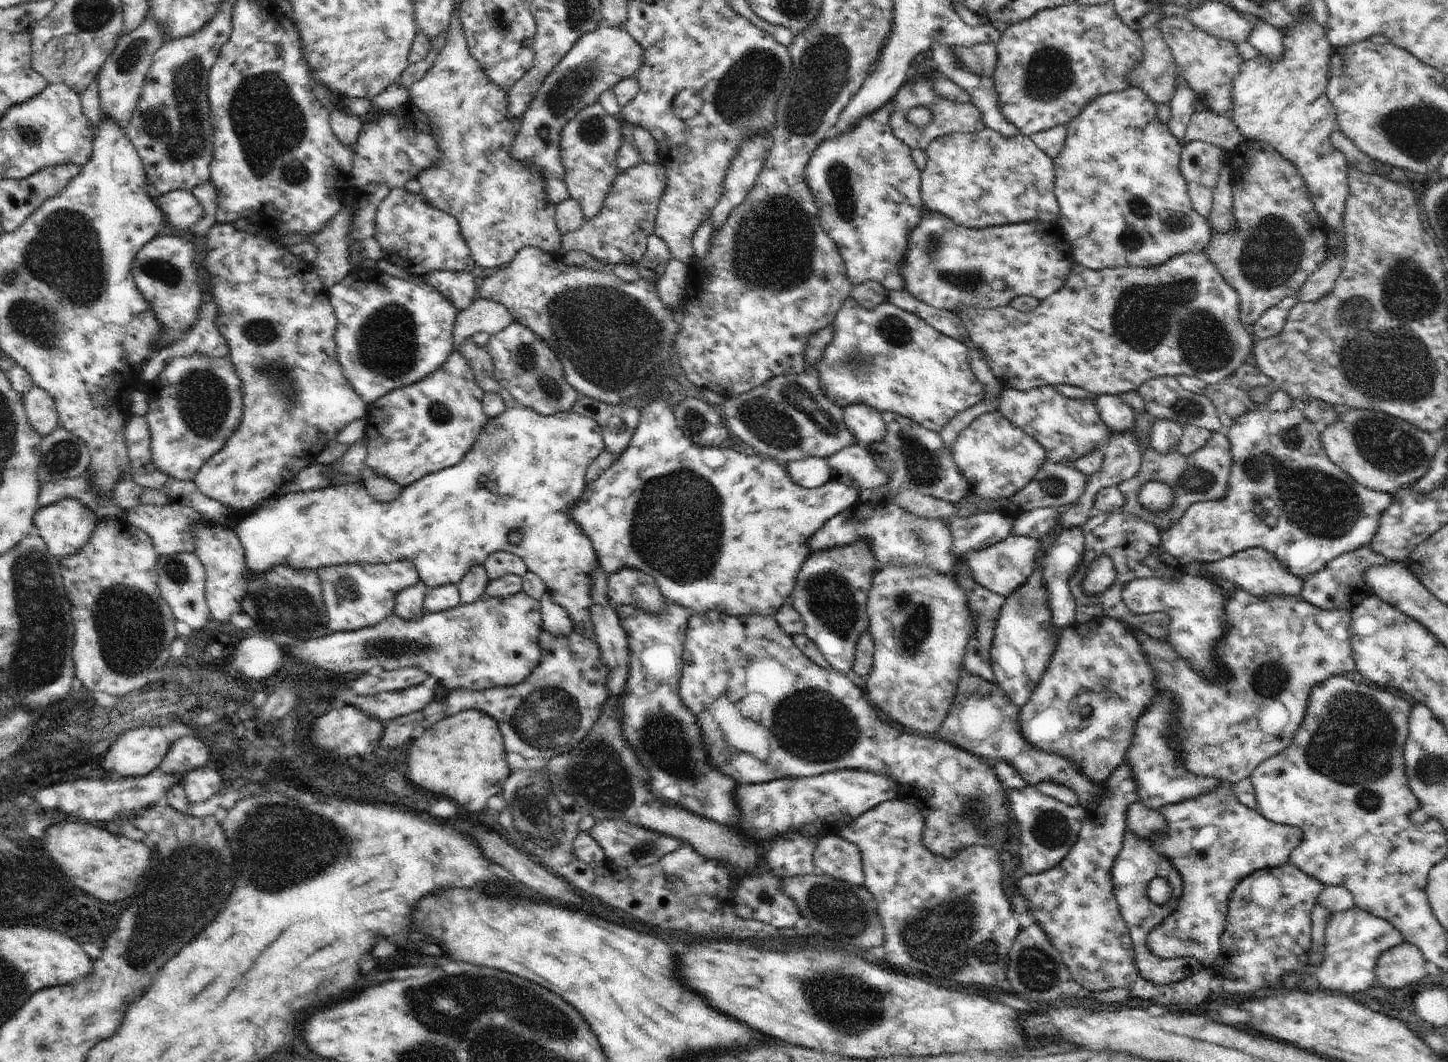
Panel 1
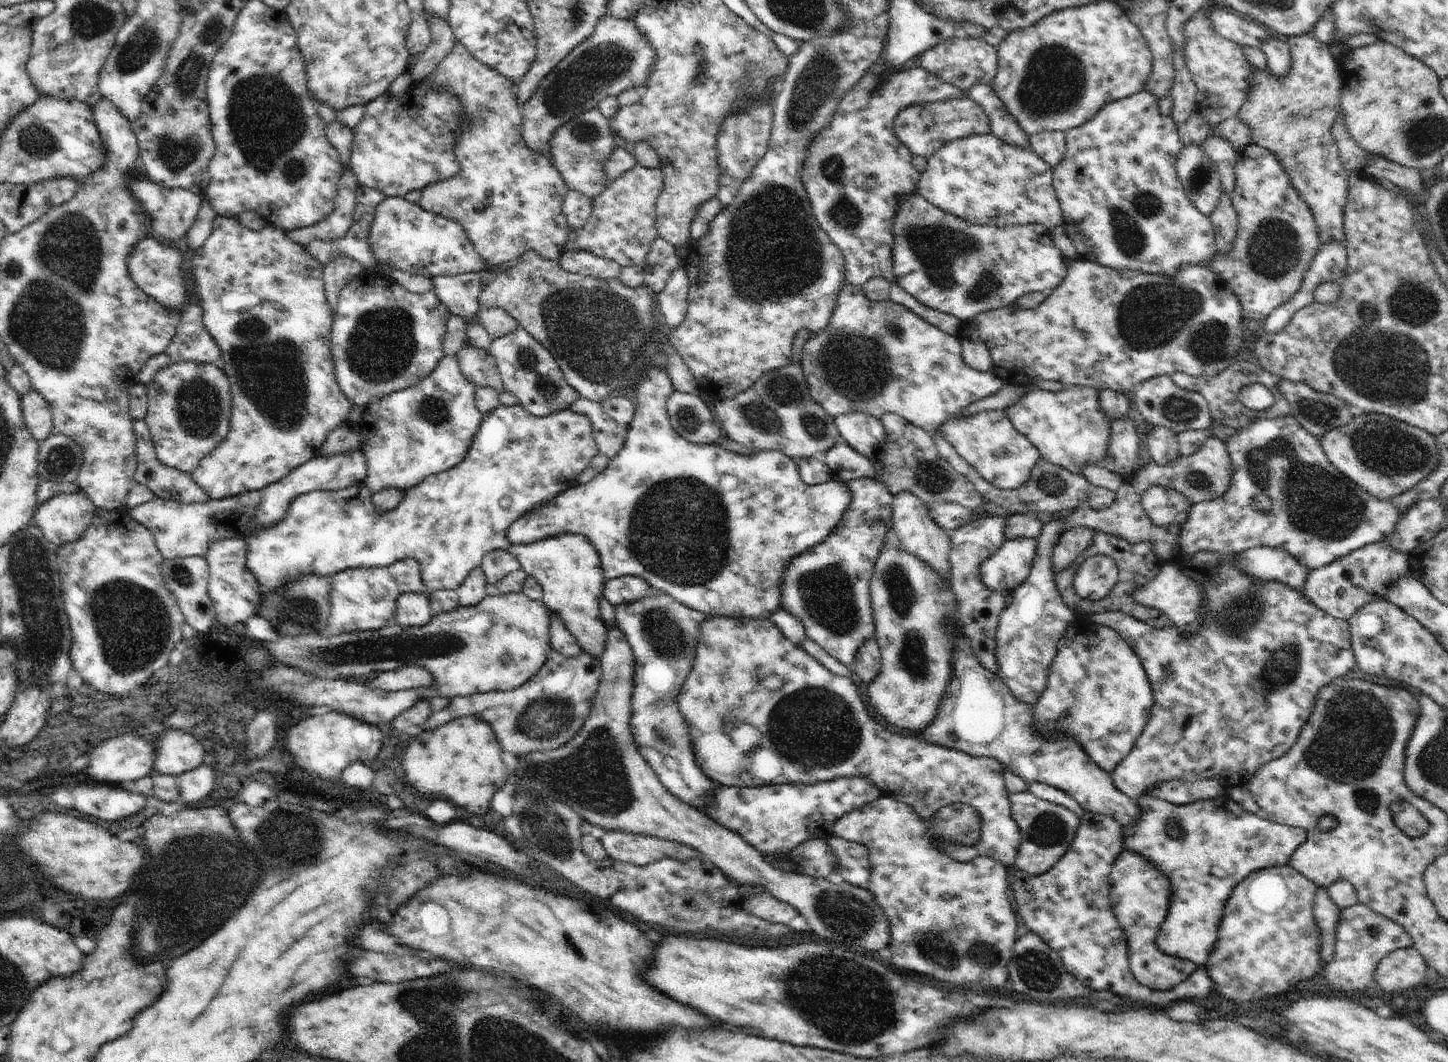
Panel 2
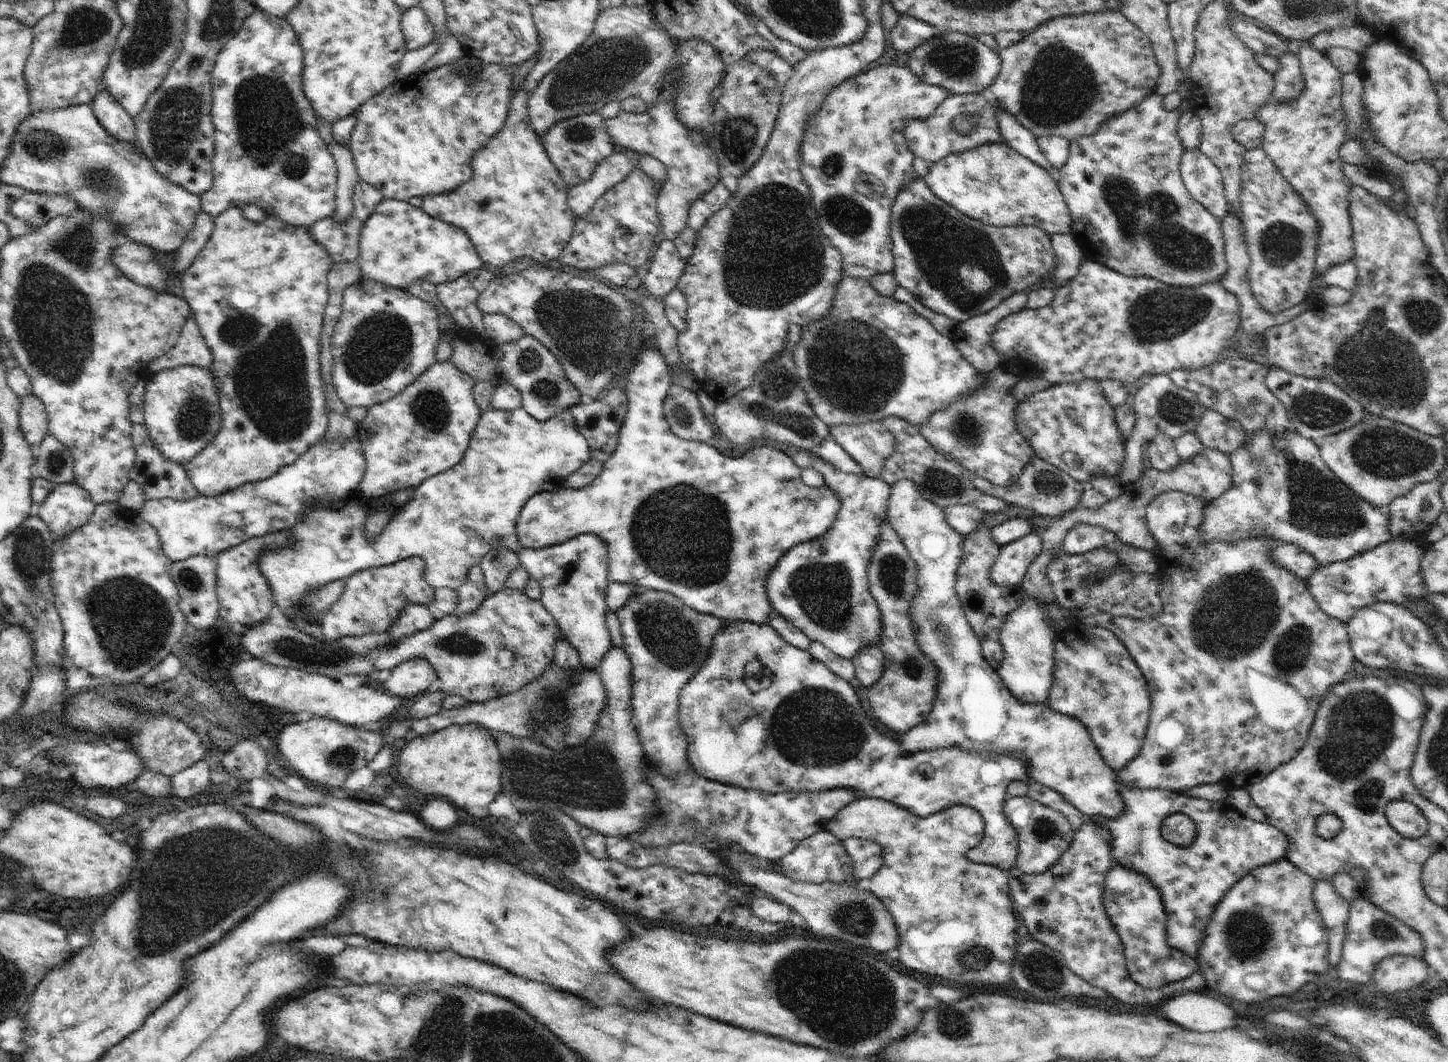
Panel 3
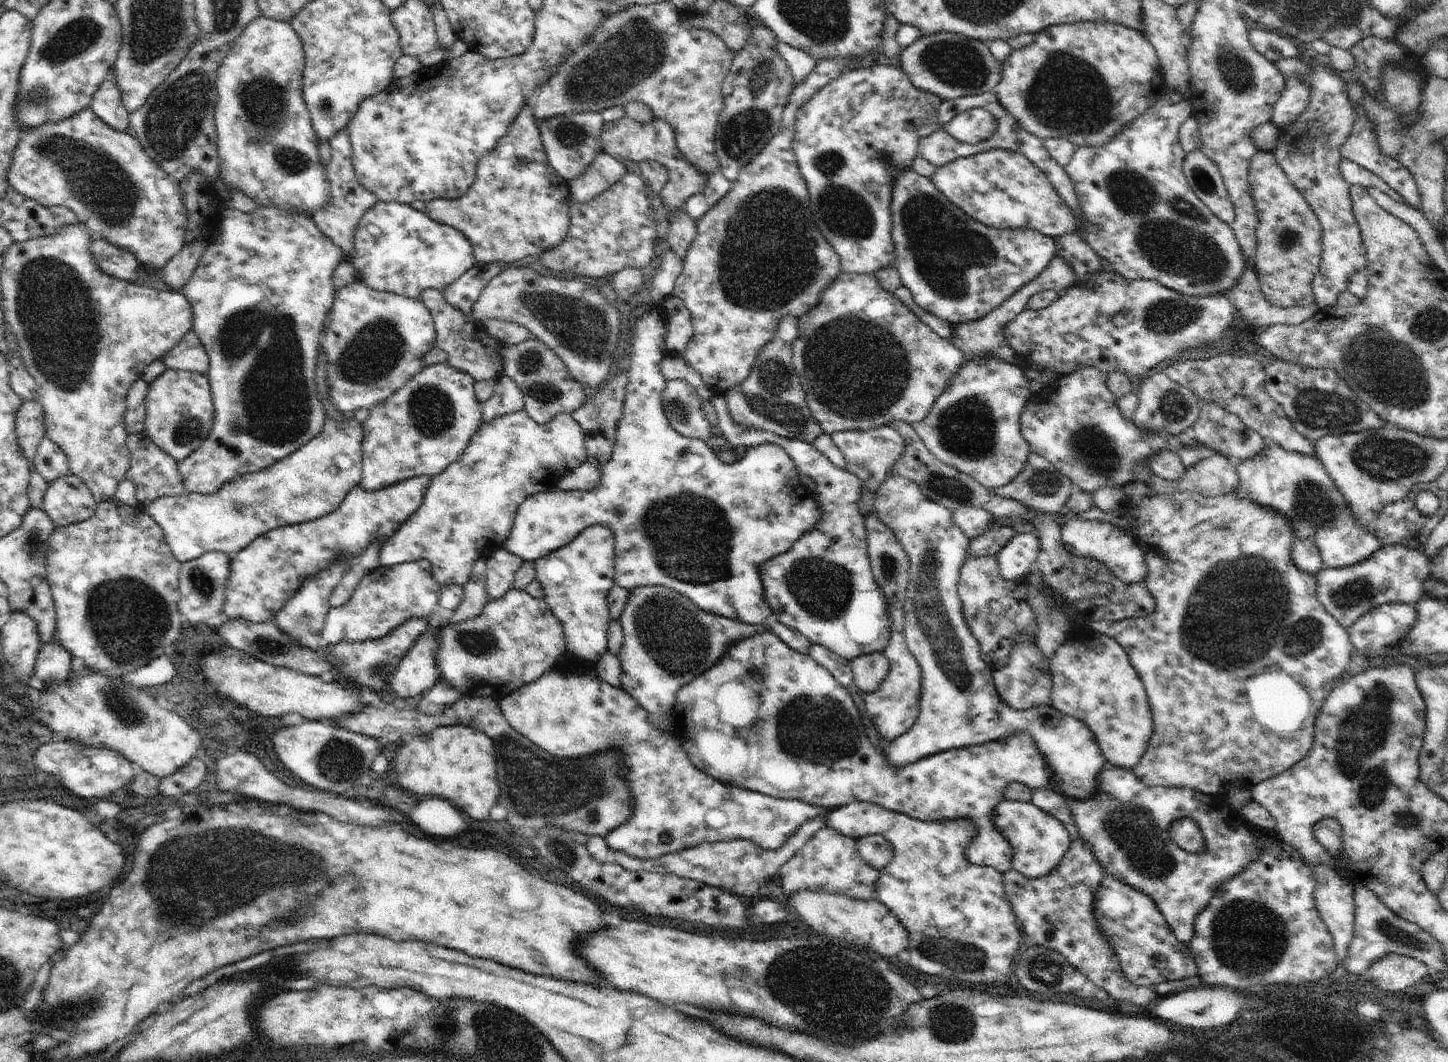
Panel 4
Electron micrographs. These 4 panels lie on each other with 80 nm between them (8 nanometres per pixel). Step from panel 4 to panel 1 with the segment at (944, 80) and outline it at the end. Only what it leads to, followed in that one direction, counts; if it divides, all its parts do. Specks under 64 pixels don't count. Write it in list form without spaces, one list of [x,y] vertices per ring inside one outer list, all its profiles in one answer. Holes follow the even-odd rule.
[[[980,43],[971,47],[958,45],[953,52],[962,69],[981,77],[993,78],[998,58],[994,43]]]

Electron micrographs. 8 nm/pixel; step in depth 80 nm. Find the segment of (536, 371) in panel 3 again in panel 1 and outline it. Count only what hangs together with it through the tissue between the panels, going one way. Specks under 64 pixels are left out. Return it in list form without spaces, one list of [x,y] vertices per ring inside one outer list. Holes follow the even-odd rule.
[[[514,321],[502,332],[491,336],[484,348],[492,357],[496,380],[518,405],[546,416],[570,411],[579,397],[580,393],[565,379],[562,363],[553,349],[527,326]]]

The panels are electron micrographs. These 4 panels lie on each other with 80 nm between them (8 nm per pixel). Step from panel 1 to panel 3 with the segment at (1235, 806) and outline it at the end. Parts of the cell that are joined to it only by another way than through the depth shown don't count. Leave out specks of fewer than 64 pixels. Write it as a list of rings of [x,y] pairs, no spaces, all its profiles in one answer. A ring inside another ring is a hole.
[[[1116,780],[1118,794],[1125,807],[1117,817],[1100,817],[1097,824],[1105,827],[1111,836],[1111,857],[1116,865],[1129,867],[1139,875],[1144,875],[1161,894],[1167,914],[1168,944],[1183,953],[1197,958],[1197,950],[1205,940],[1206,923],[1222,897],[1243,876],[1260,865],[1279,861],[1287,856],[1288,837],[1275,826],[1259,823],[1240,814],[1228,801],[1209,801],[1200,797],[1187,797],[1184,793],[1168,789],[1139,789],[1123,785]],[[1180,813],[1192,819],[1197,828],[1197,837],[1189,847],[1181,847],[1168,842],[1162,834],[1163,822],[1173,814]]]

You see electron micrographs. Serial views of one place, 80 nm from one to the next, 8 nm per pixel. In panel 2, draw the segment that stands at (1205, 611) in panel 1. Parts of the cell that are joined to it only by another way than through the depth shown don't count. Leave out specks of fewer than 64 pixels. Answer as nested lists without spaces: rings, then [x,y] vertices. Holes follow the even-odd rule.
[[[1162,564],[1158,576],[1150,584],[1133,595],[1136,605],[1146,605],[1148,608],[1163,610],[1168,616],[1170,623],[1176,625],[1181,633],[1193,633],[1197,631],[1199,624],[1199,610],[1203,599],[1203,590],[1195,584],[1195,580],[1188,578],[1179,571],[1176,565]]]

